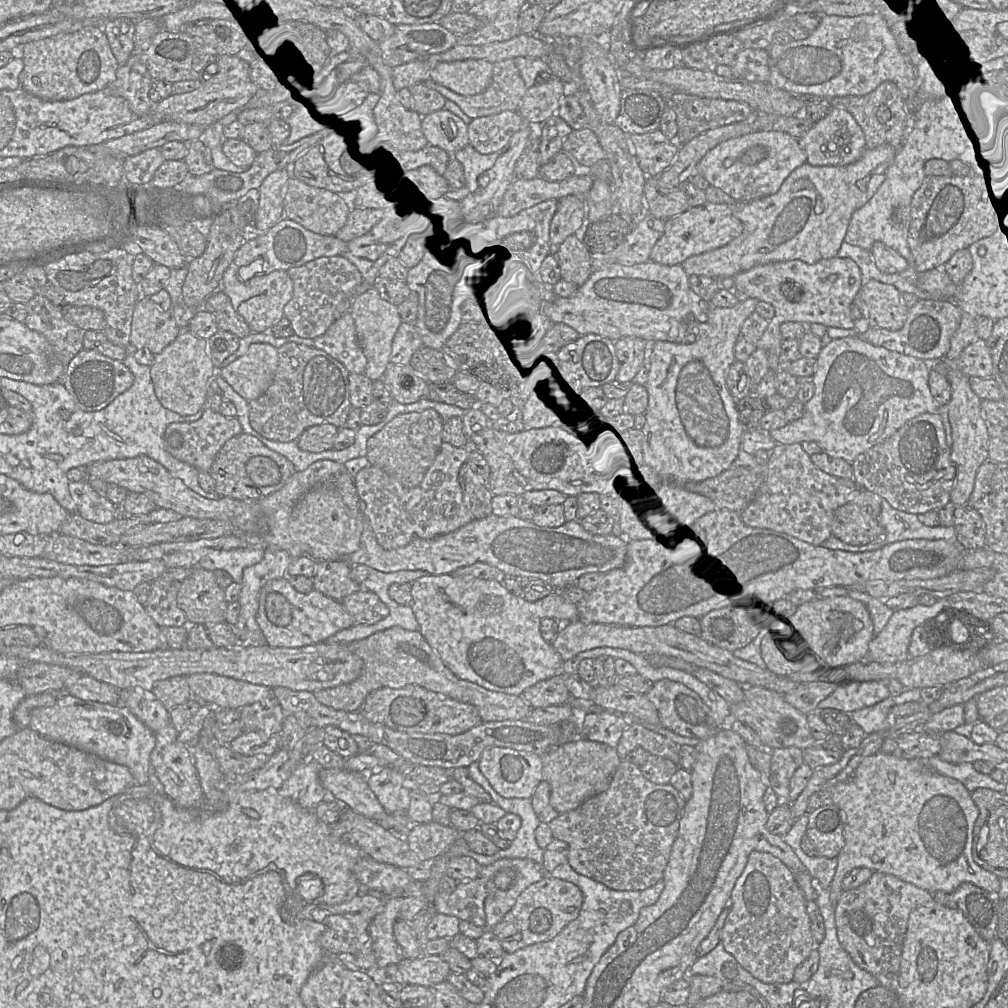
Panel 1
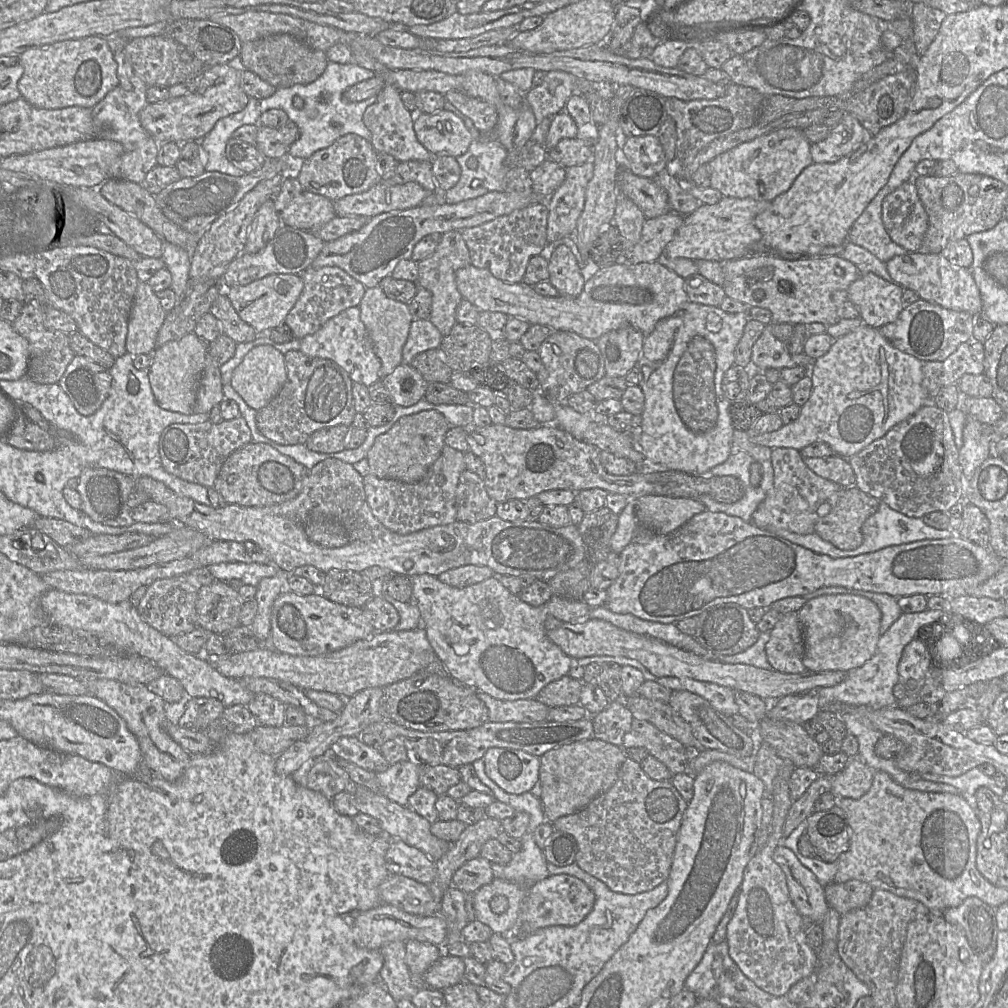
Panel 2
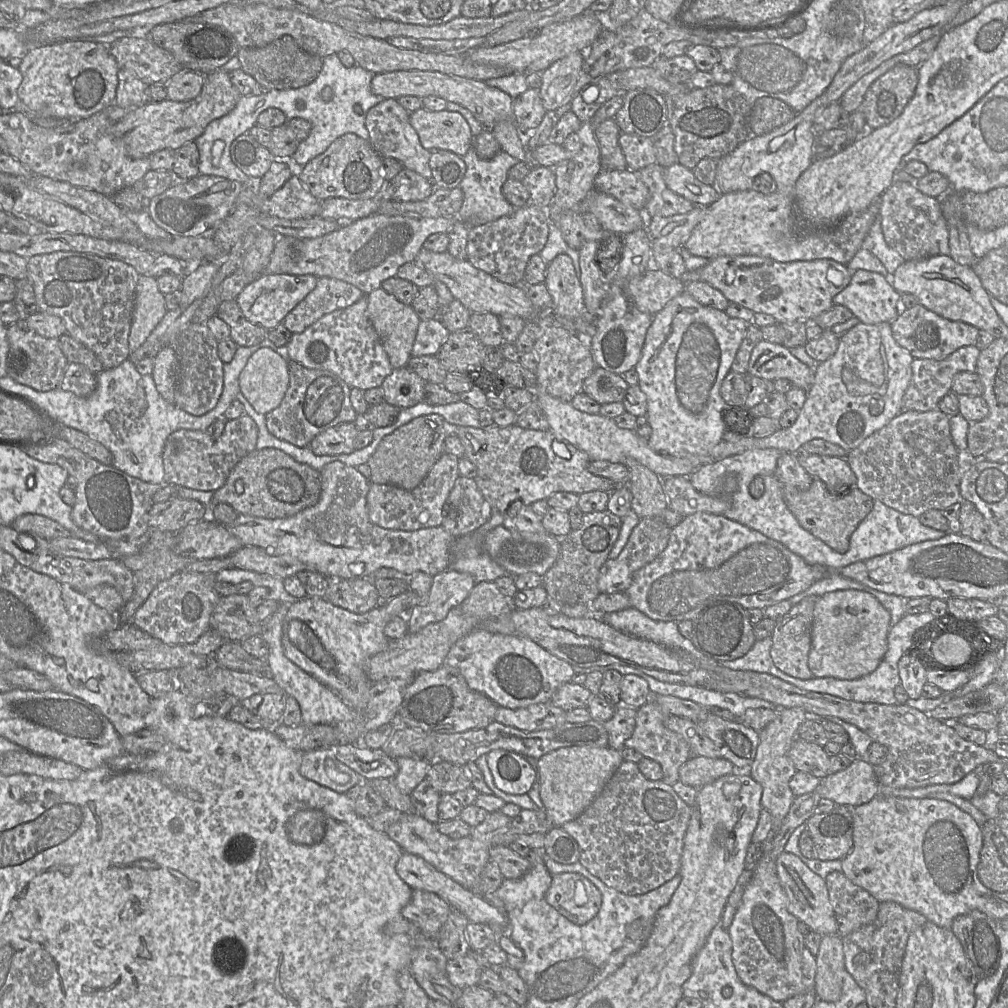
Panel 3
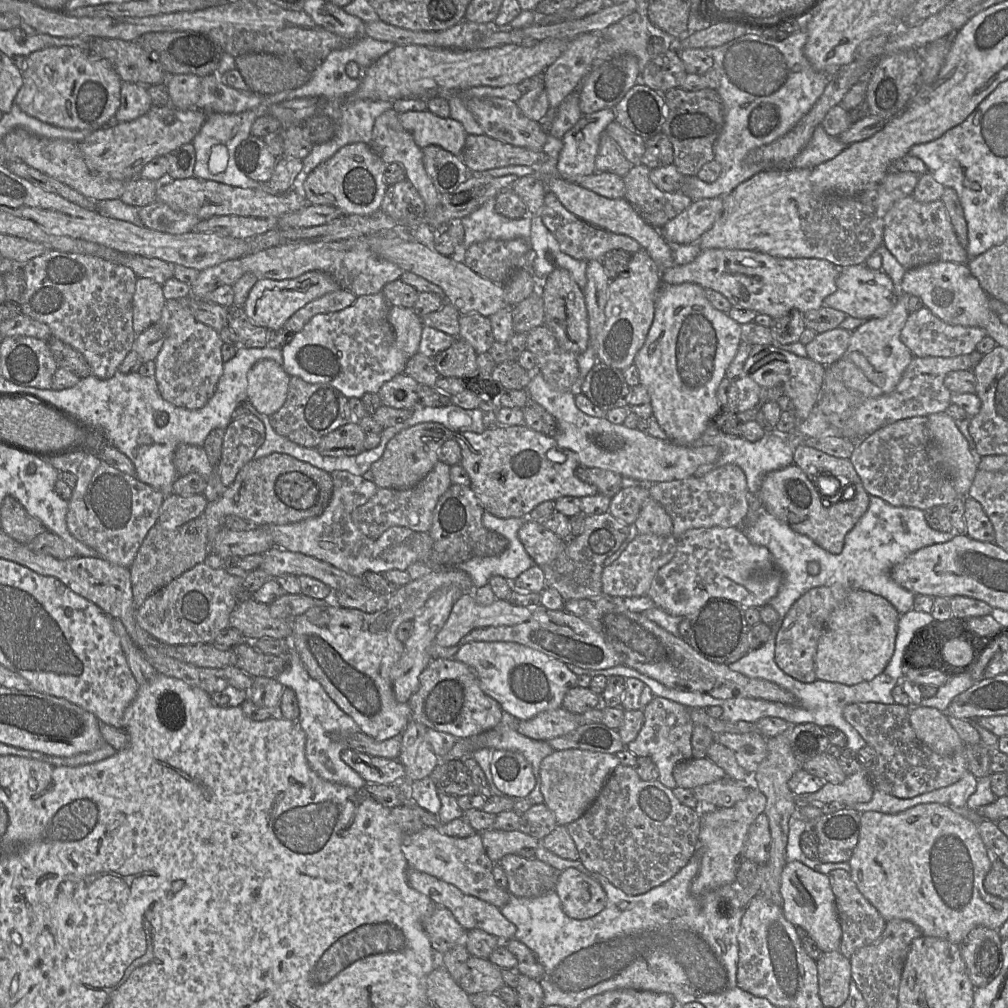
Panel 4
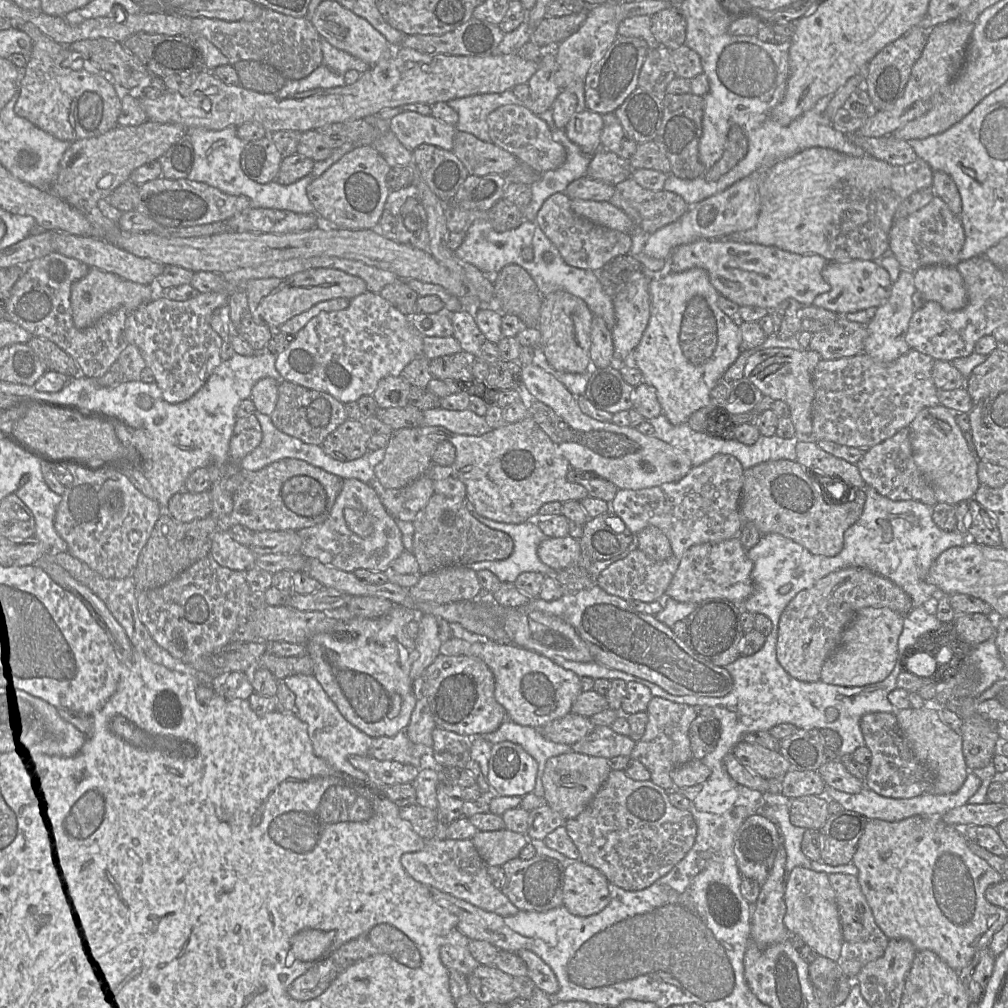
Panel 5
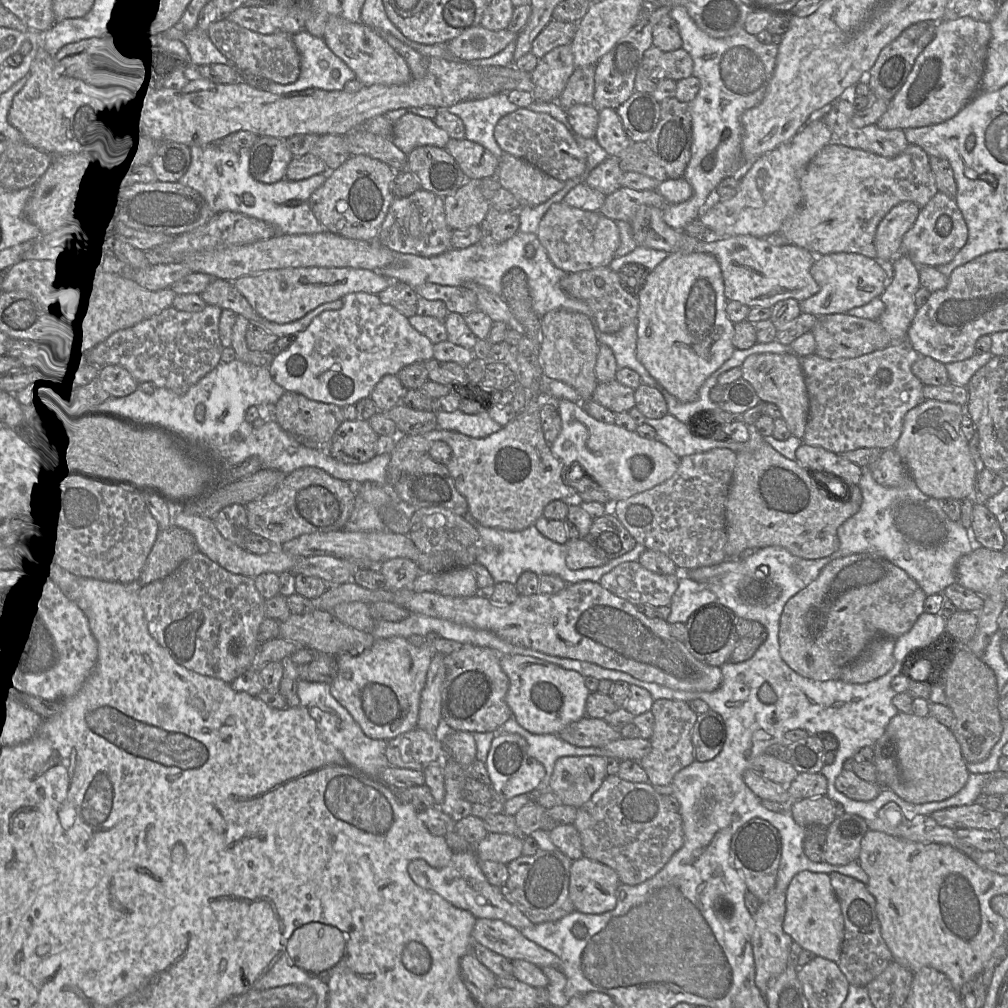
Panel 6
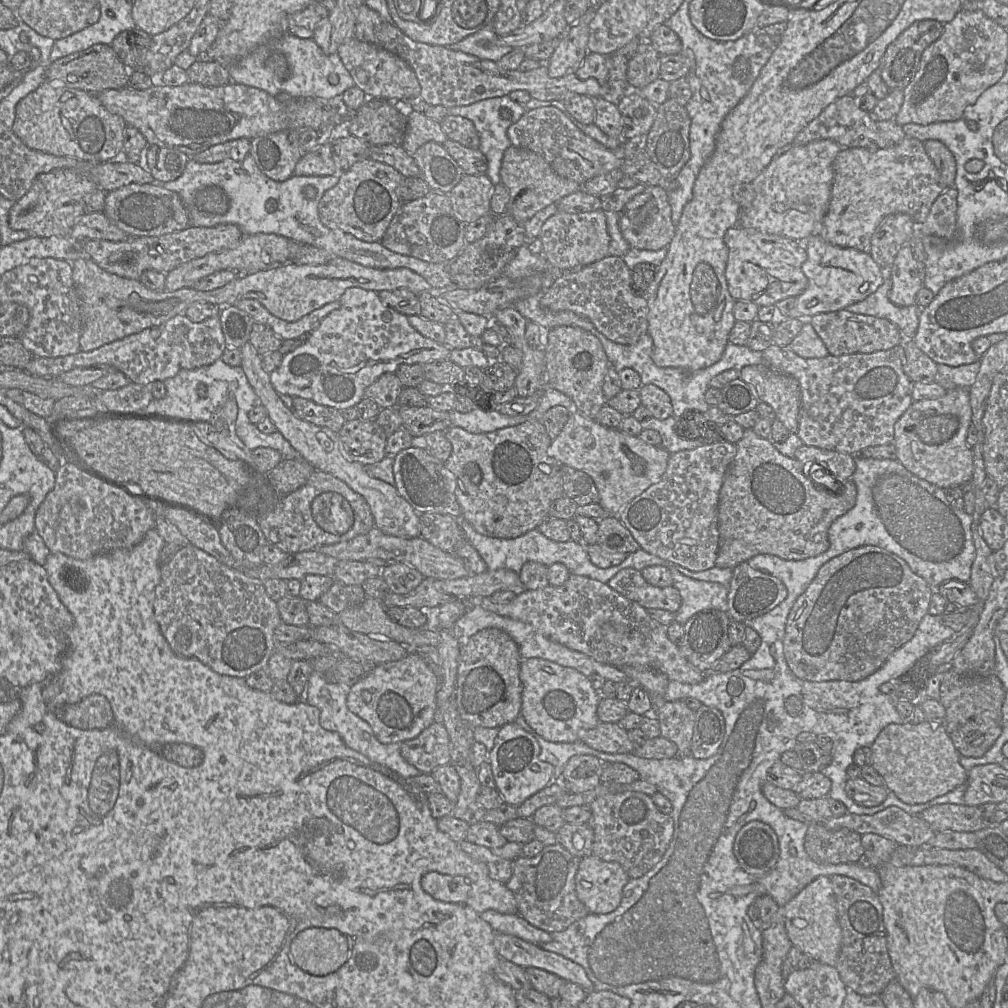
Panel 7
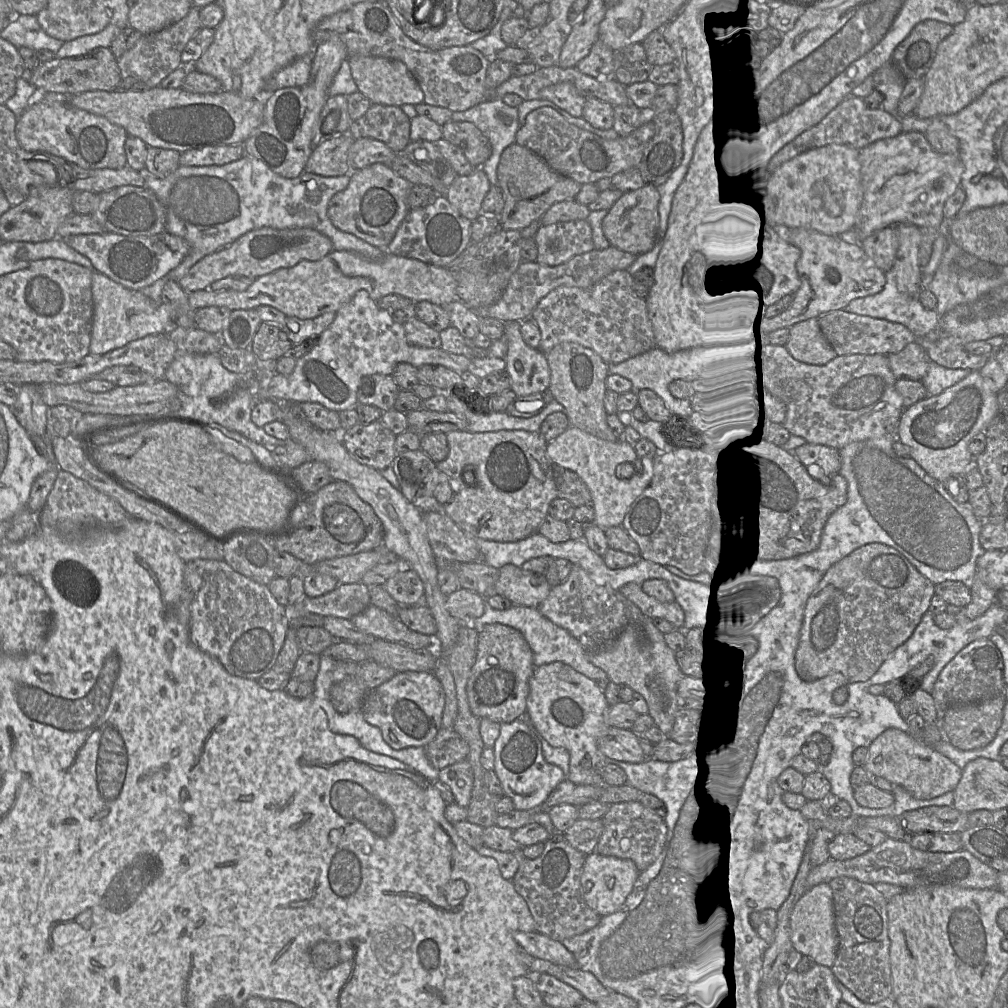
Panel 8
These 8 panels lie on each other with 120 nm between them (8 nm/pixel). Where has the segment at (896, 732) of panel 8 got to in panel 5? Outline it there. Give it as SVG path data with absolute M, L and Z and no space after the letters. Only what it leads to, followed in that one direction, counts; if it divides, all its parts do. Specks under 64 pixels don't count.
M909 707L897 710L895 714L909 748L919 762L933 774L933 787L930 793L950 794L957 792L969 772L963 755L961 735L943 723L938 710L932 708Z

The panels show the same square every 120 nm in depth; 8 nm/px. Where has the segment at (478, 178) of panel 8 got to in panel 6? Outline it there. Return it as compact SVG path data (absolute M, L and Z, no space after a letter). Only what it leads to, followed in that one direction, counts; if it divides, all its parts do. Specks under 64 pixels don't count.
M467 179L452 195L444 198L447 224L452 230L482 223L491 205L481 192L482 179Z

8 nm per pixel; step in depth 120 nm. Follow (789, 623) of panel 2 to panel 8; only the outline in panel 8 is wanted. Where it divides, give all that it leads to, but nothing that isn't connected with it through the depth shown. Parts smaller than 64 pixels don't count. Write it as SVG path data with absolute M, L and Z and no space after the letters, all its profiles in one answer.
M881 543L857 548L827 570L806 603L795 652L798 676L806 682L833 673L841 673L850 683L869 680L889 655L910 638L934 594L935 585L897 550Z

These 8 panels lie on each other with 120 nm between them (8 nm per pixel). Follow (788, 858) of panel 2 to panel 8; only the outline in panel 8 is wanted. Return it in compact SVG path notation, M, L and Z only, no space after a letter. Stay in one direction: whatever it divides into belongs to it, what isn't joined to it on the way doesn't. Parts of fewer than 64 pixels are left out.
M828 883L818 884L803 894L793 909L790 928L794 950L811 958L818 965L832 968L837 955L839 937L834 923L832 889Z

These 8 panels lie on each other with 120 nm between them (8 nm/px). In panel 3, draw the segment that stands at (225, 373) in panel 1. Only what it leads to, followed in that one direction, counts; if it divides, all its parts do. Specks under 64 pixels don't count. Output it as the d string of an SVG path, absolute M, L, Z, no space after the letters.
M266 347L248 359L239 376L239 387L257 413L266 415L281 403L289 385L288 363Z

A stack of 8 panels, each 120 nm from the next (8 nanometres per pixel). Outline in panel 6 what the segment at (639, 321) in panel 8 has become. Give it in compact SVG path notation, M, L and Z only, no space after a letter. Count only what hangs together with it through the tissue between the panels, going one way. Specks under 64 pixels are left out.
M601 266L579 272L566 273L560 280L560 287L568 296L585 303L592 311L599 330L614 334L635 323L639 310L637 295L627 292L621 285L617 272L609 266Z

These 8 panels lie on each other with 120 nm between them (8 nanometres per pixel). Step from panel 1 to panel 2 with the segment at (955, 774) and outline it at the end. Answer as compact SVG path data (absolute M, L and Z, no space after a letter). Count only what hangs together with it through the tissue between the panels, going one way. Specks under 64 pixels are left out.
M977 767L972 768L971 770L957 777L950 777L930 773L919 775L924 780L941 782L952 785L961 792L960 794L965 799L967 797L974 796L975 792L980 787L987 787L997 796L1001 798L1007 798L1007 789L1003 789L997 786L993 780L993 777L985 775Z

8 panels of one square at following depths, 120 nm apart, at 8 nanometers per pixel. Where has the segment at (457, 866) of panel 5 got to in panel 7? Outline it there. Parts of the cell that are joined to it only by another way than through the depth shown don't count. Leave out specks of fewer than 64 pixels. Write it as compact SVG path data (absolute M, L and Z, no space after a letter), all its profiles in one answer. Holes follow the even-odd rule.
M435 871L423 875L421 885L424 891L434 899L451 903L464 903L471 890L468 878ZM486 910L481 917L496 932L513 935L539 946L549 942L552 937L551 933L533 926L519 913L503 914L495 910Z

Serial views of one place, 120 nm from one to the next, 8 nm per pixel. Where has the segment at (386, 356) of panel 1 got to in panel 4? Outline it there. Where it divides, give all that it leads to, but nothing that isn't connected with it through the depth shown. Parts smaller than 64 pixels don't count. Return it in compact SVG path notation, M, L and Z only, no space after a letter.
M390 306L388 321L393 328L396 345L406 359L418 353L423 324L413 309Z

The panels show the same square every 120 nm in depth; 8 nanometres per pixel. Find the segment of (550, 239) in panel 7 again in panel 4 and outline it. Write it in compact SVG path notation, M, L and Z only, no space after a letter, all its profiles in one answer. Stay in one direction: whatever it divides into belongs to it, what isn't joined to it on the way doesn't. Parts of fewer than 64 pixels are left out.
M552 192L546 193L540 216L544 225L557 239L561 251L575 259L600 261L606 252L613 249L622 249L630 254L641 249L637 241L626 235L612 233L581 220L568 211Z

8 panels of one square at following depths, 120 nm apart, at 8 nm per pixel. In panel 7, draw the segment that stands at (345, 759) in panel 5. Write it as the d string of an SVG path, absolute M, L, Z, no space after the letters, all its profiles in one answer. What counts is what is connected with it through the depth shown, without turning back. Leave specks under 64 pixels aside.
M313 671L308 679L303 700L319 709L321 727L328 731L337 732L347 747L388 768L404 779L420 775L421 772L401 756L400 743L382 744L375 737L371 726L348 709L346 700L349 691L350 686L329 683L325 680L323 673Z

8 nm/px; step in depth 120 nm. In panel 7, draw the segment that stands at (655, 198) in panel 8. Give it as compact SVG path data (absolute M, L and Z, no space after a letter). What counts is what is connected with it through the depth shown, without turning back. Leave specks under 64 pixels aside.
M660 185L648 187L637 194L618 213L621 234L631 248L657 251L667 248L674 237L676 227L671 220L668 192Z

